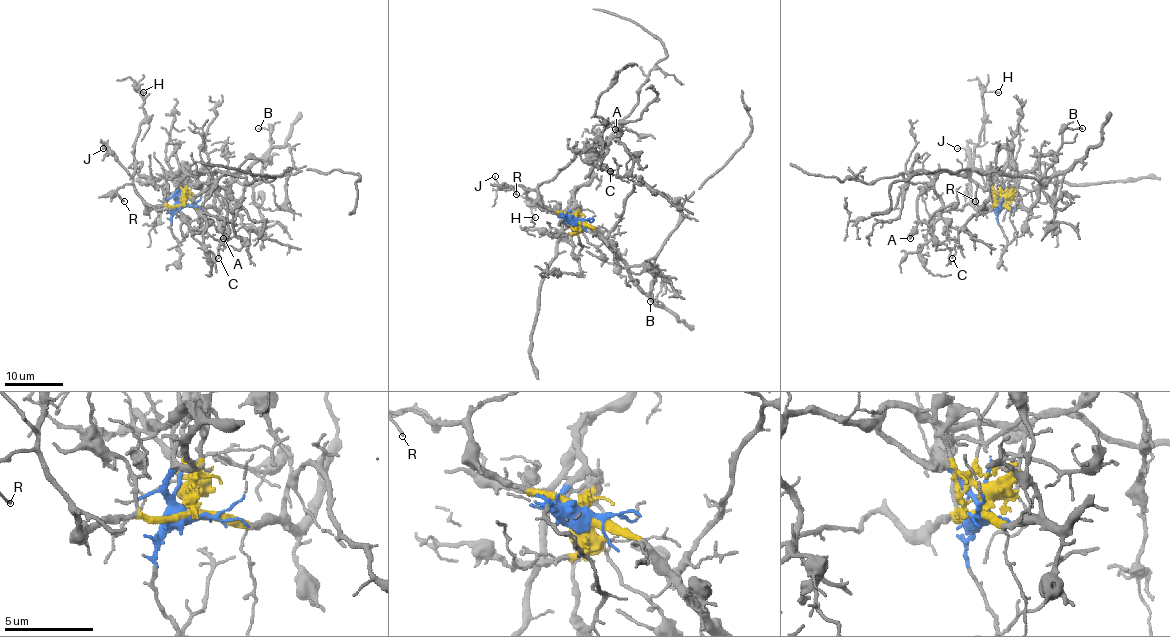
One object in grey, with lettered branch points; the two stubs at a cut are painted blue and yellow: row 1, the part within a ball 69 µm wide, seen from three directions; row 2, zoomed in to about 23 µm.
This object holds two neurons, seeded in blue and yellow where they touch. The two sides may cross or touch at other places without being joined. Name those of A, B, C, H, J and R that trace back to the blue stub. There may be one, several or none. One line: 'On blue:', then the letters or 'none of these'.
On blue: A, C

